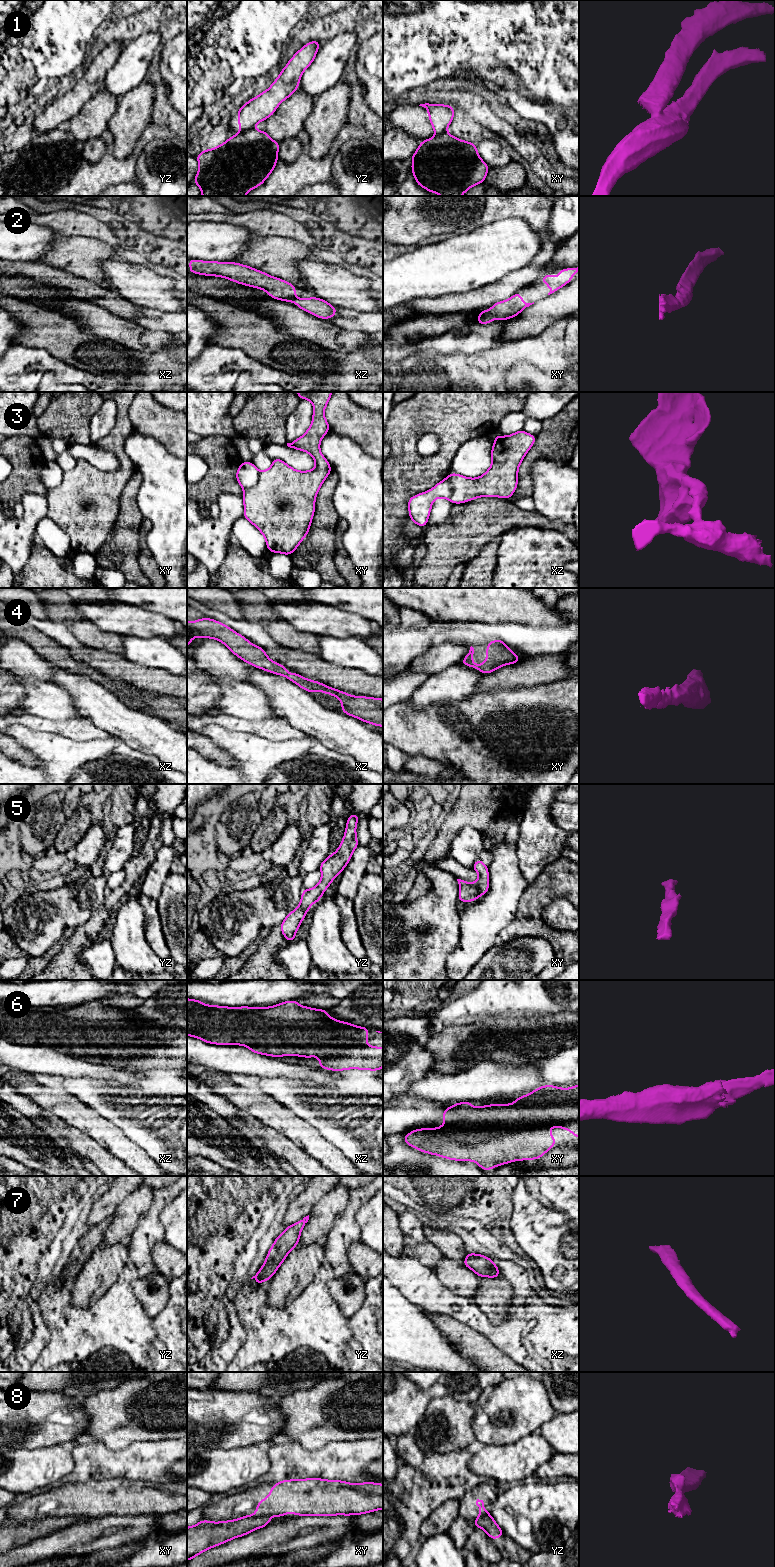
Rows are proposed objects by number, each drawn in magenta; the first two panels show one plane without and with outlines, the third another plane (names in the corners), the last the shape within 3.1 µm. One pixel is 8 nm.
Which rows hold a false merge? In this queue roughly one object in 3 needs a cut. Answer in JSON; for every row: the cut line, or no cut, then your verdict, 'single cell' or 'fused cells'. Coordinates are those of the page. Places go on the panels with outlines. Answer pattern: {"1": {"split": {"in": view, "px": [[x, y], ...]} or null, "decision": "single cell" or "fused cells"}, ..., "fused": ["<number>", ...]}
{"1": {"split": {"in": "yz", "px": [[252, 128], [240, 133]]}, "decision": "fused cells"}, "2": {"split": null, "decision": "single cell"}, "3": {"split": {"in": "xy", "px": [[260, 472], [257, 481], [244, 489]]}, "decision": "fused cells"}, "4": {"split": null, "decision": "single cell"}, "5": {"split": null, "decision": "single cell"}, "6": {"split": null, "decision": "single cell"}, "7": {"split": null, "decision": "single cell"}, "8": {"split": {"in": "xy", "px": [[255, 1514], [269, 1517]]}, "decision": "fused cells"}, "fused": ["1", "3", "8"]}

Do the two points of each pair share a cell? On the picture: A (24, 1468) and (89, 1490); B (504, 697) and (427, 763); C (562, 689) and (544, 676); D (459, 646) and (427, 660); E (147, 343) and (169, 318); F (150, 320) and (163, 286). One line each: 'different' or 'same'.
A: different
B: different
C: different
D: same
E: different
F: different

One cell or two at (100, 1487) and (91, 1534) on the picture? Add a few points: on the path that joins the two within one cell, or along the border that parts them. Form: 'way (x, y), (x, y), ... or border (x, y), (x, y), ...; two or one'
border (119, 1516), (95, 1515), (87, 1517); two

